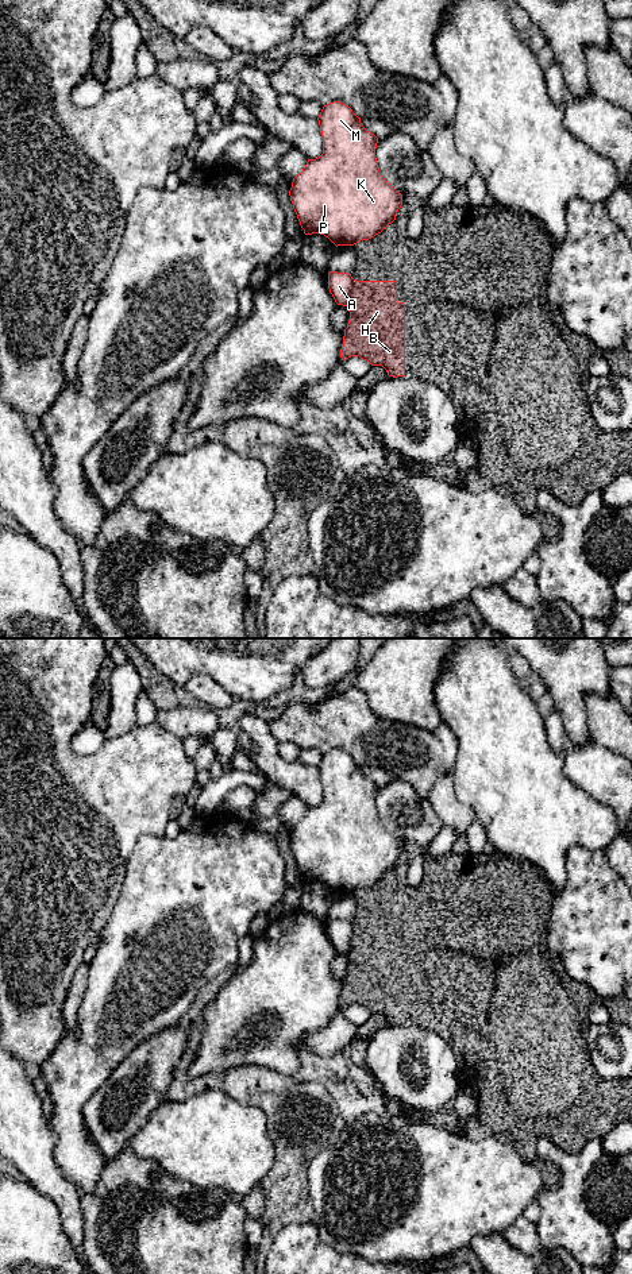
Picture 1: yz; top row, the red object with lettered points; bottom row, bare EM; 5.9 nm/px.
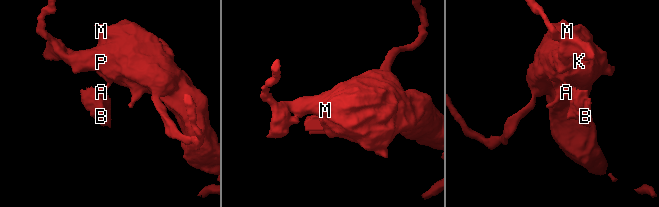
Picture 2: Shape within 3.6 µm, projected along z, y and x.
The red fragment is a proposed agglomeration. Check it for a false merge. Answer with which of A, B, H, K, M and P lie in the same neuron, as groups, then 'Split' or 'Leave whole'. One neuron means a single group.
Groups: A K M P / B H. Split

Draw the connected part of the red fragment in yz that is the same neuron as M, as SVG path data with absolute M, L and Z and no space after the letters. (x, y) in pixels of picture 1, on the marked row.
M330 103L317 120L323 154L308 159L302 171L293 178L290 201L305 235L324 235L336 247L354 246L381 233L396 220L402 194L381 175L375 158L378 138L362 126L361 117L348 105Z

